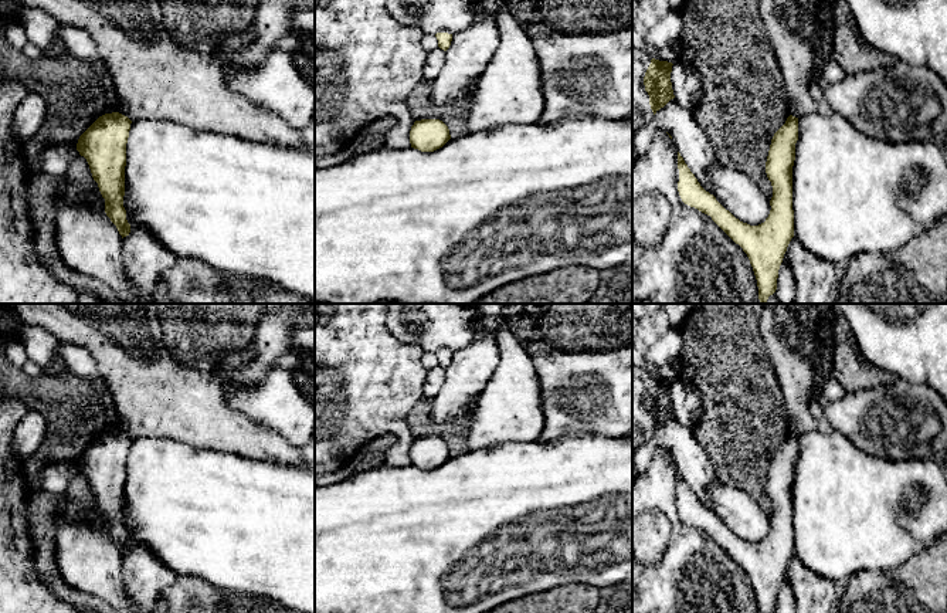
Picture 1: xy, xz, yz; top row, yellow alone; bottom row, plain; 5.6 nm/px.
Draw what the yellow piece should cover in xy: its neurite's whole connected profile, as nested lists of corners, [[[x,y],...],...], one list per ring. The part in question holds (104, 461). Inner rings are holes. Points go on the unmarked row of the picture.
[[[119,431],[99,434],[78,457],[77,468],[89,482],[105,517],[105,531],[119,552],[129,553],[130,542],[123,525],[126,461],[132,438]]]

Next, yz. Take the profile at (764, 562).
[[[790,433],[774,451],[766,480],[773,504],[770,532],[764,541],[750,543],[736,536],[713,512],[706,509],[678,470],[678,509],[682,519],[712,538],[747,572],[753,585],[758,613],[773,613],[778,587],[794,555],[792,484],[798,458],[798,436]]]

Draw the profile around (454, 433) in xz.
[[[422,397],[411,409],[407,423],[414,438],[439,437],[448,444],[451,457],[458,457],[469,451],[468,433],[474,412],[449,421],[438,423],[430,417],[431,404],[432,399]]]

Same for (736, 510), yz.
[[[723,484],[710,491],[709,511],[736,536],[750,543],[758,543],[770,532],[770,517],[747,492]]]

